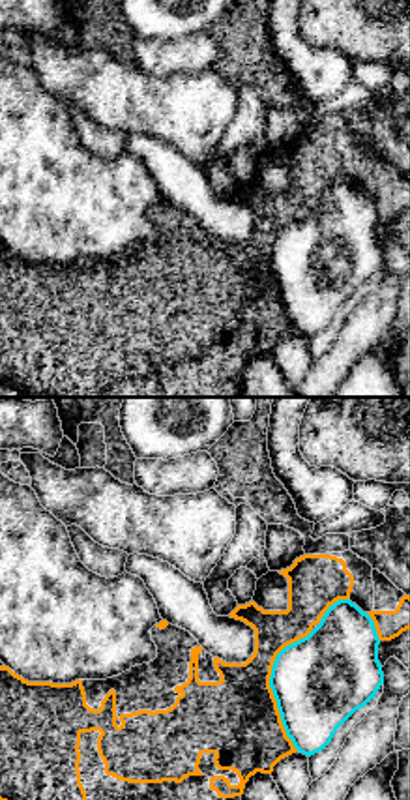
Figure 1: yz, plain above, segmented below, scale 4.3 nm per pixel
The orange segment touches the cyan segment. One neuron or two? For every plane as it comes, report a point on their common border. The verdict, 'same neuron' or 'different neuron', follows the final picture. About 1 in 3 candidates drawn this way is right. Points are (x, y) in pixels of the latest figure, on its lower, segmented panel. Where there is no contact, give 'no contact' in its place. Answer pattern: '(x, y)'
(268, 686)

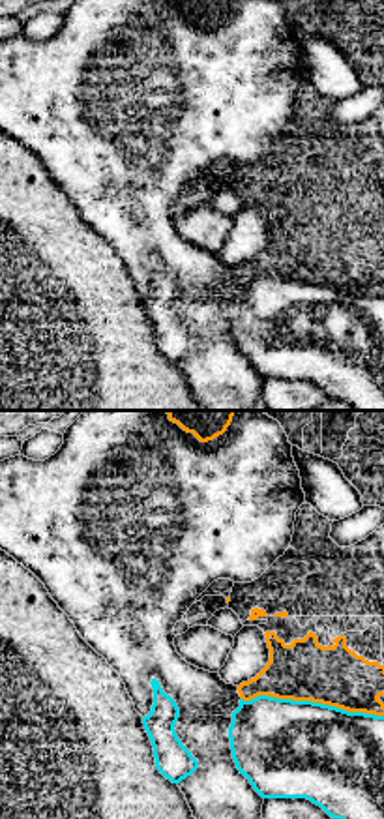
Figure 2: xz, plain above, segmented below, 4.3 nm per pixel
(313, 701)

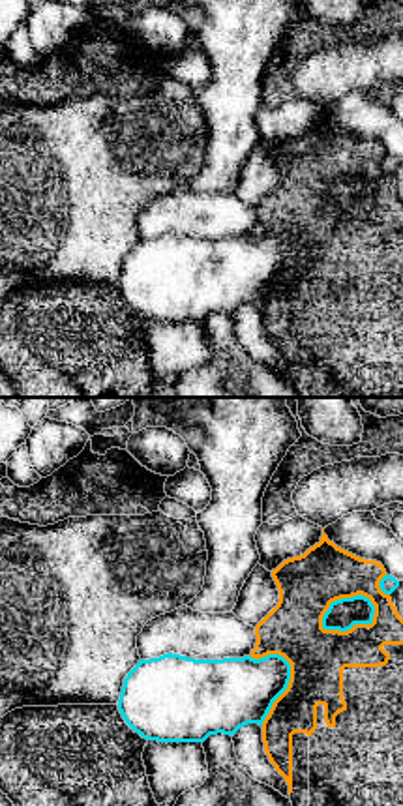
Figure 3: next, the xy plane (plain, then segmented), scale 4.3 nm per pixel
(355, 625)

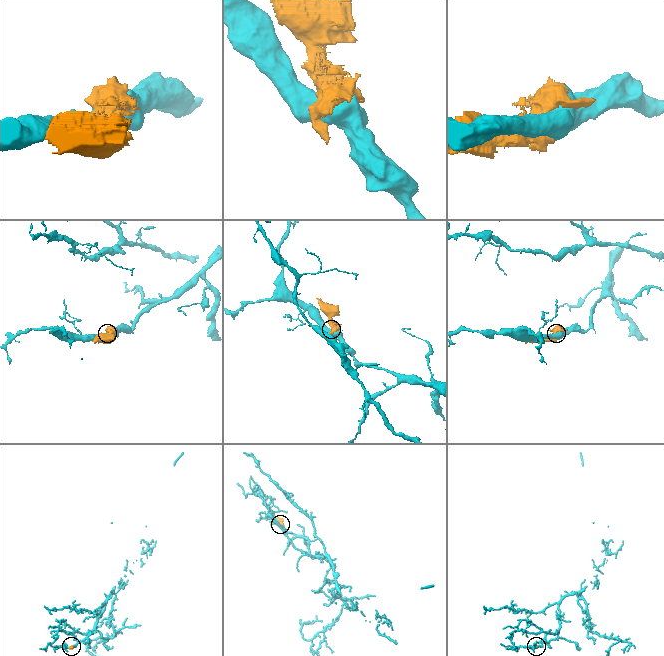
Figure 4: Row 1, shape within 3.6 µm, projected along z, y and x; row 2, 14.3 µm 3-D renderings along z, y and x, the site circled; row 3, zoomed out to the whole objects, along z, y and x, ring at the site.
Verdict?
different neuron

